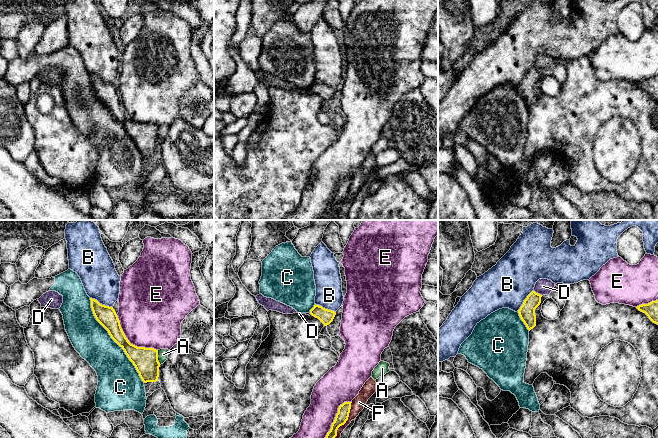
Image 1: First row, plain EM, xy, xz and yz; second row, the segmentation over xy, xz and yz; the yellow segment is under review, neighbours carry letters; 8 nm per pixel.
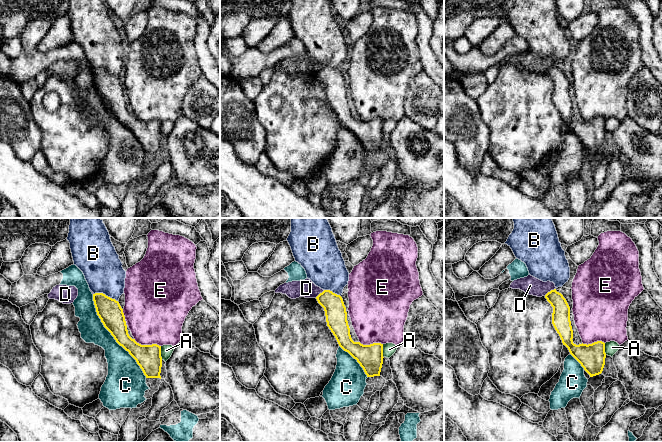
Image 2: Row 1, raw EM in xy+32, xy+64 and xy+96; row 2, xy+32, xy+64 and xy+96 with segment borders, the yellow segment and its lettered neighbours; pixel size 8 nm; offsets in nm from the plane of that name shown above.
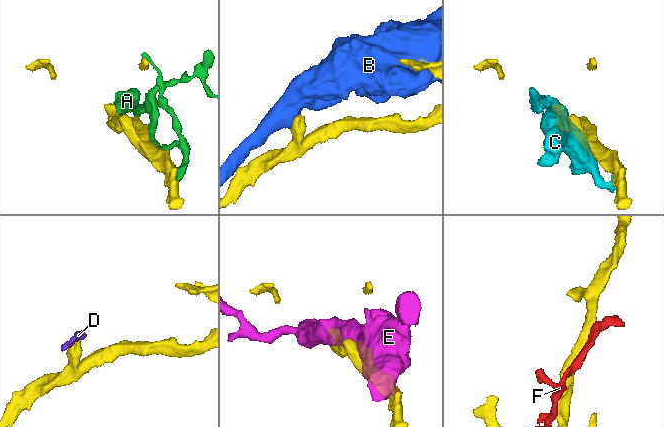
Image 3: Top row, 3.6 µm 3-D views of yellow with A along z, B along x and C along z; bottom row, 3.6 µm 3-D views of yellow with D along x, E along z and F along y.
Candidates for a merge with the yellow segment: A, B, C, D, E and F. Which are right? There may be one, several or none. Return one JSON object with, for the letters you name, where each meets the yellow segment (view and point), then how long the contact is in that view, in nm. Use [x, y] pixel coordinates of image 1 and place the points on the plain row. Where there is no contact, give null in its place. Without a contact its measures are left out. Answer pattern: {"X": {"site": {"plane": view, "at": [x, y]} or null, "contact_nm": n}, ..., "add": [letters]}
{"add": []}

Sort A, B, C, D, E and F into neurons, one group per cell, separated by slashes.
A / B / C / D / E / F

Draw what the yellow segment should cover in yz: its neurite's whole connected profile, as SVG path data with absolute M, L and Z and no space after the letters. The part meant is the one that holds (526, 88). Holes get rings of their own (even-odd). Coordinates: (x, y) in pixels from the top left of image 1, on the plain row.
M532 67L518 86L521 96L529 107L536 102L535 85L540 81L541 73L542 71Z

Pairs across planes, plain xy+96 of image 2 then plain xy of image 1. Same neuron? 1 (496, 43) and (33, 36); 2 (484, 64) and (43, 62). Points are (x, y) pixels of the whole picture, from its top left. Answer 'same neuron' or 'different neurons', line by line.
1: different neurons
2: same neuron

